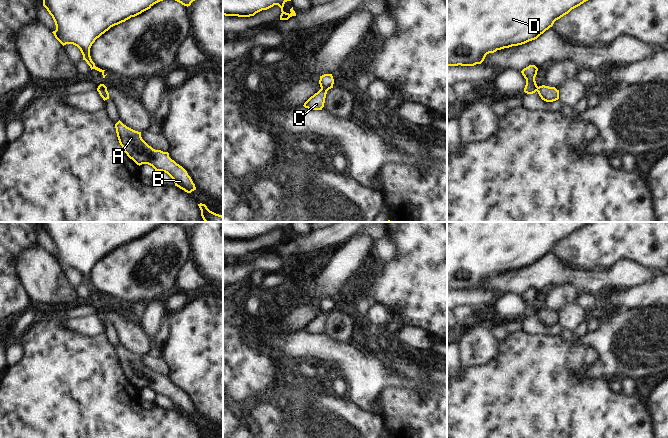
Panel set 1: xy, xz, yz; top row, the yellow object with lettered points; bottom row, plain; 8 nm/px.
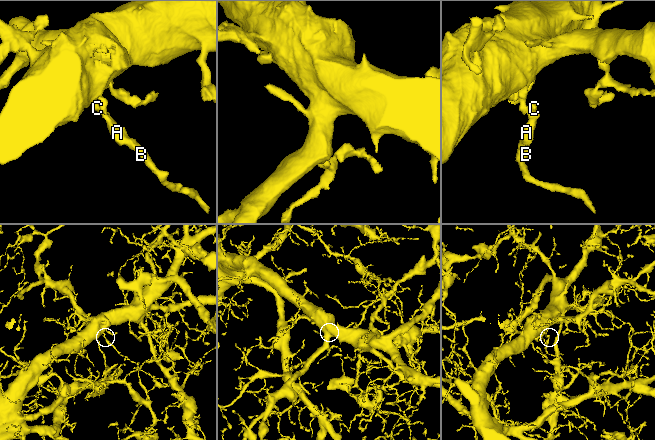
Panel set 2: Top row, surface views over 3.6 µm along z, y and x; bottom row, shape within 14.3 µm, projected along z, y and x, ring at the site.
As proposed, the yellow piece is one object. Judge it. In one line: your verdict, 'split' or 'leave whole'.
split

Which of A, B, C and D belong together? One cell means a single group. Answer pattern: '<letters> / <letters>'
A B C / D

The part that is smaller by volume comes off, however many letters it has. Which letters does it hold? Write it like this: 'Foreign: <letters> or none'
Foreign: A, B, C.

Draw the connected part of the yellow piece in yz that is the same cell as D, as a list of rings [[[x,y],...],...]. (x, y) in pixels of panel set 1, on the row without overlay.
[[[447,222],[447,290],[474,290],[497,274],[537,263],[554,246],[592,222]]]

